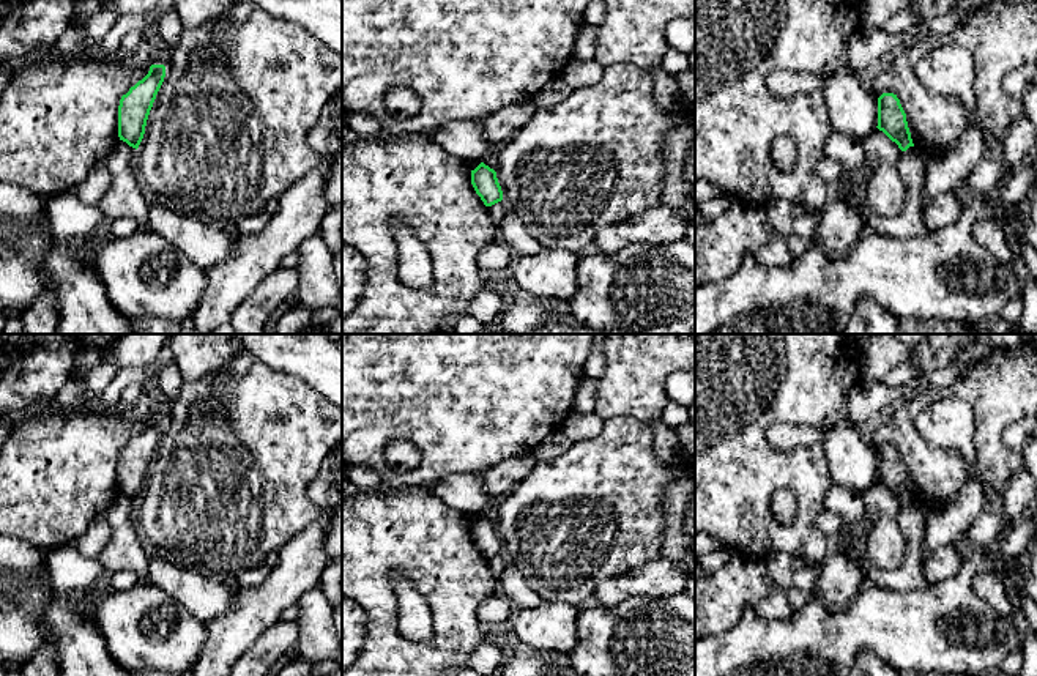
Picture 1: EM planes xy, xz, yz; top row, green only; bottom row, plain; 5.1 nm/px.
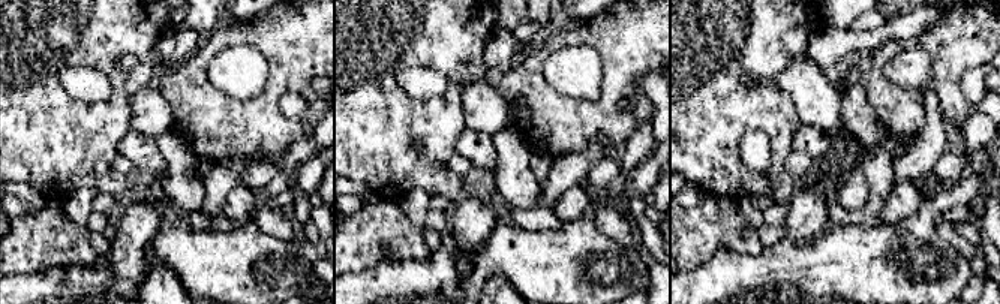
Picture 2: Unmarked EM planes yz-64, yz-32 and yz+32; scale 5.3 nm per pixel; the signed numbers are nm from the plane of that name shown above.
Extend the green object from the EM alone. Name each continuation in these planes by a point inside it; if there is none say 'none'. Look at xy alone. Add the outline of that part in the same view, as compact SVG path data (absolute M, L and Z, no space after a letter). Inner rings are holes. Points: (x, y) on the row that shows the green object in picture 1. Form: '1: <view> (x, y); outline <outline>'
none

